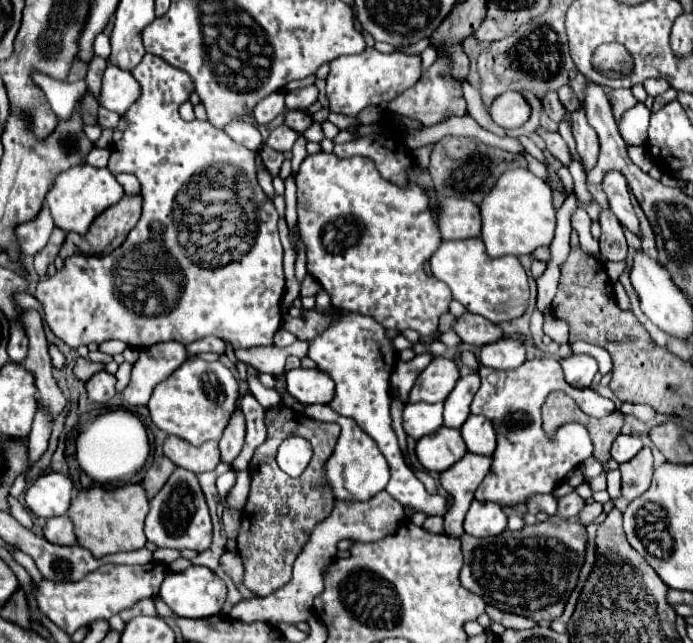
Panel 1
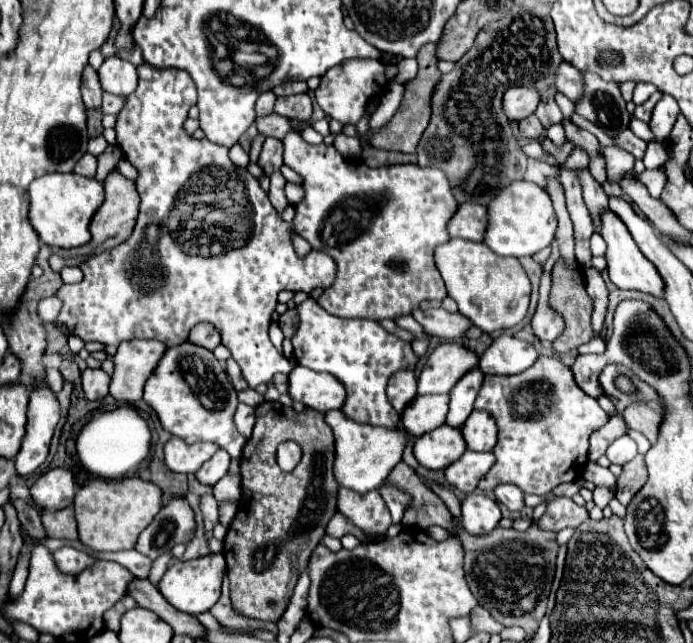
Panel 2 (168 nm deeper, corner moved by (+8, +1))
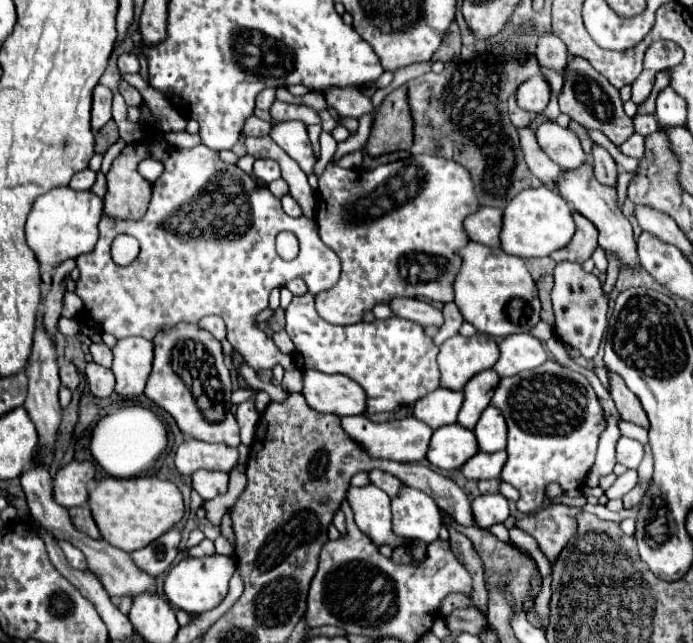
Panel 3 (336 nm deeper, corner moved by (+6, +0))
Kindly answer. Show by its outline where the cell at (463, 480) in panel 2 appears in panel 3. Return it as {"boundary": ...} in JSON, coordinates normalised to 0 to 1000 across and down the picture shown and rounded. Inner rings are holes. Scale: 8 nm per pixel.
{"boundary":[[[717,701],[717,705],[685,705],[668,726],[665,736],[671,739],[671,745],[680,748],[694,748],[694,745],[714,745],[720,742],[726,723],[729,723],[732,705],[729,701]]]}

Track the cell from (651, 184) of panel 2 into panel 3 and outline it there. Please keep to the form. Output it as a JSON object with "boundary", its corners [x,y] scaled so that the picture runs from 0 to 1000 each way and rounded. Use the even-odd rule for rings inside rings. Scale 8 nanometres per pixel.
{"boundary":[[[853,253],[841,257],[838,263],[830,266],[812,266],[807,281],[807,303],[838,334],[844,334],[864,359],[864,384],[870,384],[876,393],[890,397],[893,409],[911,421],[922,418],[922,397],[919,397],[919,381],[913,372],[913,356],[911,347],[905,344],[905,337],[896,331],[893,319],[890,319],[890,291],[876,291],[867,288],[859,275],[856,275],[856,260]]]}

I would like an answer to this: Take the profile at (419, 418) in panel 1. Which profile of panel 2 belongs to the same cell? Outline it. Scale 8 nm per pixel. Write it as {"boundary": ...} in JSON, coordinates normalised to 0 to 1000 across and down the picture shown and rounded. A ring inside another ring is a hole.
{"boundary":[[[616,613],[599,616],[584,641],[582,641],[582,663],[590,675],[608,678],[631,663],[642,659],[642,647],[648,638],[648,613]]]}

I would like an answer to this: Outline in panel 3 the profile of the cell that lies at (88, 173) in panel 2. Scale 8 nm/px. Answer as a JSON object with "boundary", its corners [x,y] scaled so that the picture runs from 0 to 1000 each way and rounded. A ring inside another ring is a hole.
{"boundary":[[[123,263],[123,266],[114,266],[105,272],[105,278],[100,281],[100,291],[111,294],[111,297],[123,297],[123,294],[131,294],[134,285],[137,285],[137,266]]]}

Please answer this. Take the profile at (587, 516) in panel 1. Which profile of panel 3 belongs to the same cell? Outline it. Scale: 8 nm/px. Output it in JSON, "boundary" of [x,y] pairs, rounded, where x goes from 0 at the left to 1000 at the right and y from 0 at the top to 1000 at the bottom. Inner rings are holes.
{"boundary":[[[908,729],[905,736],[899,736],[896,742],[890,742],[890,748],[873,764],[876,776],[896,776],[905,764],[911,764],[919,751],[919,733]]]}

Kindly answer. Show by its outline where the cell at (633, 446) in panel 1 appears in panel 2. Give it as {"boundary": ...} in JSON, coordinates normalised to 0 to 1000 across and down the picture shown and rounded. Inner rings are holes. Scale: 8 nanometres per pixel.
{"boundary":[[[896,678],[896,681],[890,681],[882,694],[879,694],[879,700],[876,700],[876,712],[885,719],[885,722],[905,722],[911,712],[916,712],[919,709],[919,691],[916,691],[916,684],[913,681],[908,681],[908,678]]]}

